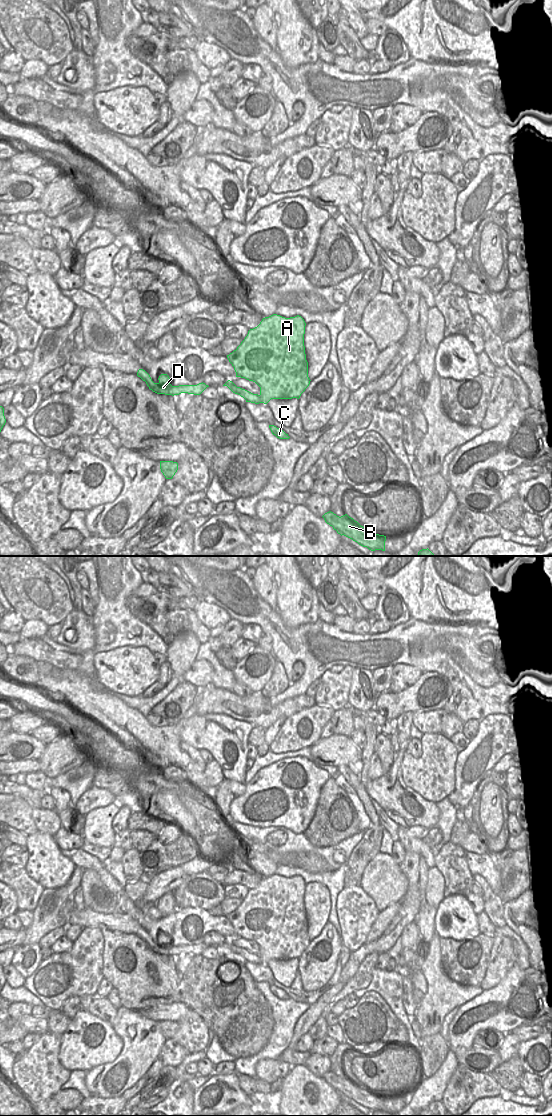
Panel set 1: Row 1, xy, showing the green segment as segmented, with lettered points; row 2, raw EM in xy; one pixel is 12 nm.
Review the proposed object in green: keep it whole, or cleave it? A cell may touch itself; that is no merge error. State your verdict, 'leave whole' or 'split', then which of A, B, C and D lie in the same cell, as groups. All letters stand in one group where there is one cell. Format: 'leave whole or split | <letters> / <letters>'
split | A / B C D

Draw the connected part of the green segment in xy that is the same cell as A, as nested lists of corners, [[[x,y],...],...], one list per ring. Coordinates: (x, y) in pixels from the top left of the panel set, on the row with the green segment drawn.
[[[273,314],[263,318],[257,327],[250,329],[237,349],[227,355],[229,362],[234,367],[236,377],[253,381],[260,387],[260,396],[264,404],[271,399],[299,399],[309,386],[311,380],[308,377],[308,362],[304,346],[305,326],[304,319],[299,315],[285,318]]]

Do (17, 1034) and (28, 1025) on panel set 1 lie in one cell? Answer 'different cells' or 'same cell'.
different cells

